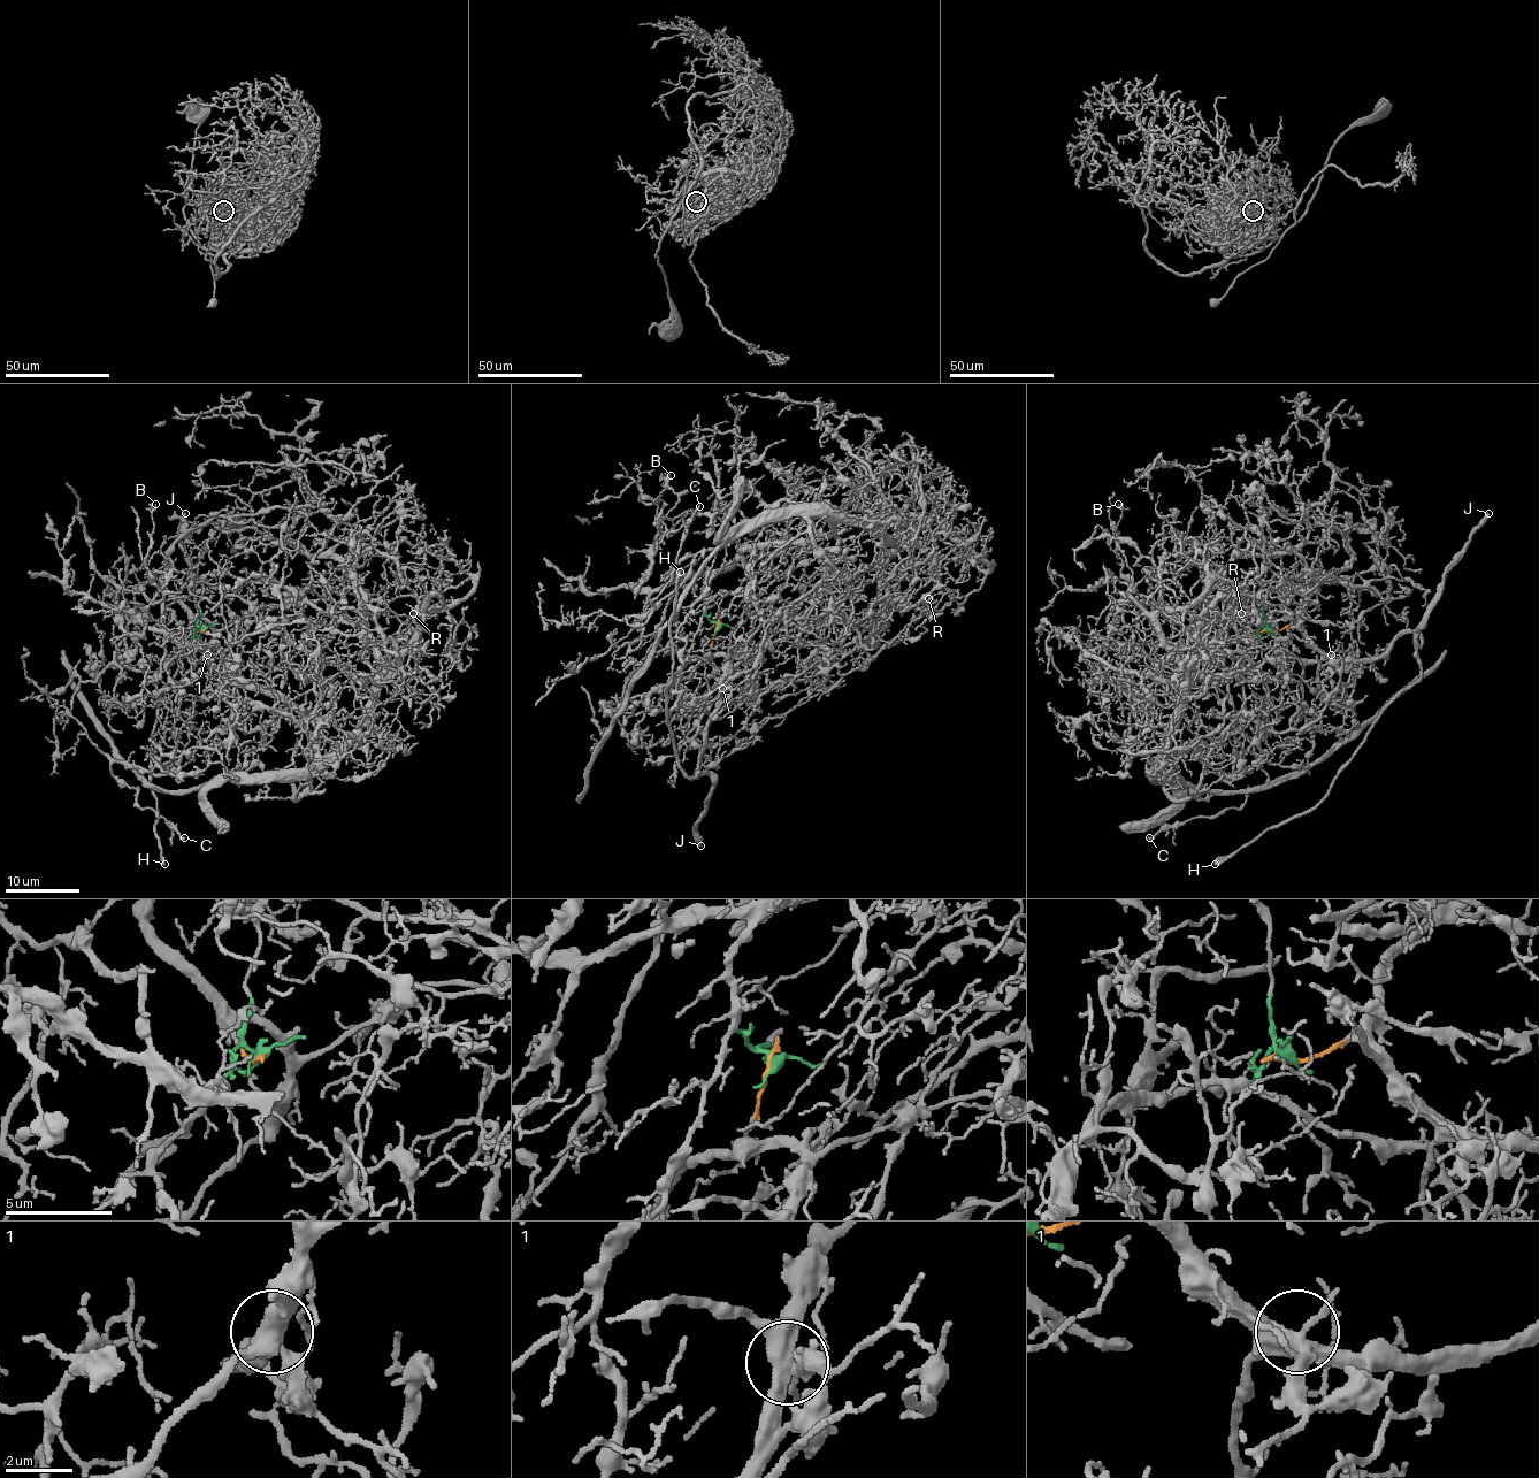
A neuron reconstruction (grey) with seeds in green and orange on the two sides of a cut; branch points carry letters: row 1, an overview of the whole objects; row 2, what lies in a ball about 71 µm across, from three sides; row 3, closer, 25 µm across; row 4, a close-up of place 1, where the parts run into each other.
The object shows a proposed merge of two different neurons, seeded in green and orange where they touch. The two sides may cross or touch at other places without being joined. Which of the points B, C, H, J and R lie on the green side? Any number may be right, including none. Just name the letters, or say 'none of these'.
B, C, R

